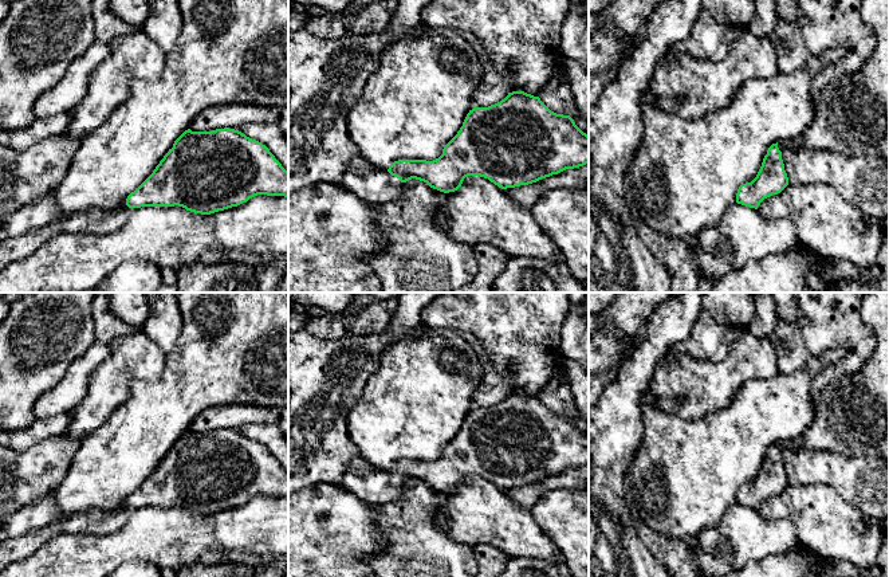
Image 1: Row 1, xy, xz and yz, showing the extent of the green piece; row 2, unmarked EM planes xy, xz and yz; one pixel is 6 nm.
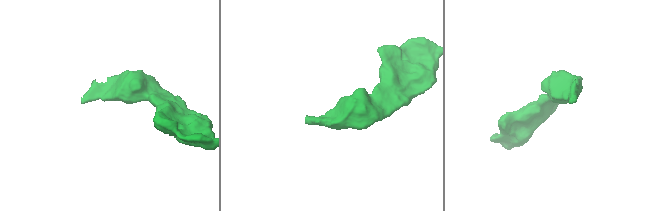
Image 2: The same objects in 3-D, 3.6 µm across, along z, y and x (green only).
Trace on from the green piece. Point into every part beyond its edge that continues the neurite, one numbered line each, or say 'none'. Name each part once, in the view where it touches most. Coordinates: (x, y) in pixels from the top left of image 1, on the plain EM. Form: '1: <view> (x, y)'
1: xz (376, 487)

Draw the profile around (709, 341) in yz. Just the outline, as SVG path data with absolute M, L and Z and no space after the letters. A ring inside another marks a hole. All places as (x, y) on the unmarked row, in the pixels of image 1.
M703 311L688 338L668 352L672 356L688 354L708 362L720 362L728 357L735 341L750 331L750 326L733 327L717 323L708 311Z

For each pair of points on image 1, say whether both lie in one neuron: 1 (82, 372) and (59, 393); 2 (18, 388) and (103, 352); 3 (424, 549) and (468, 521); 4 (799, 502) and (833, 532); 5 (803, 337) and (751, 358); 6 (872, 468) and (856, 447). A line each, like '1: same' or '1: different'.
1: same
2: different
3: different
4: same
5: different
6: different

